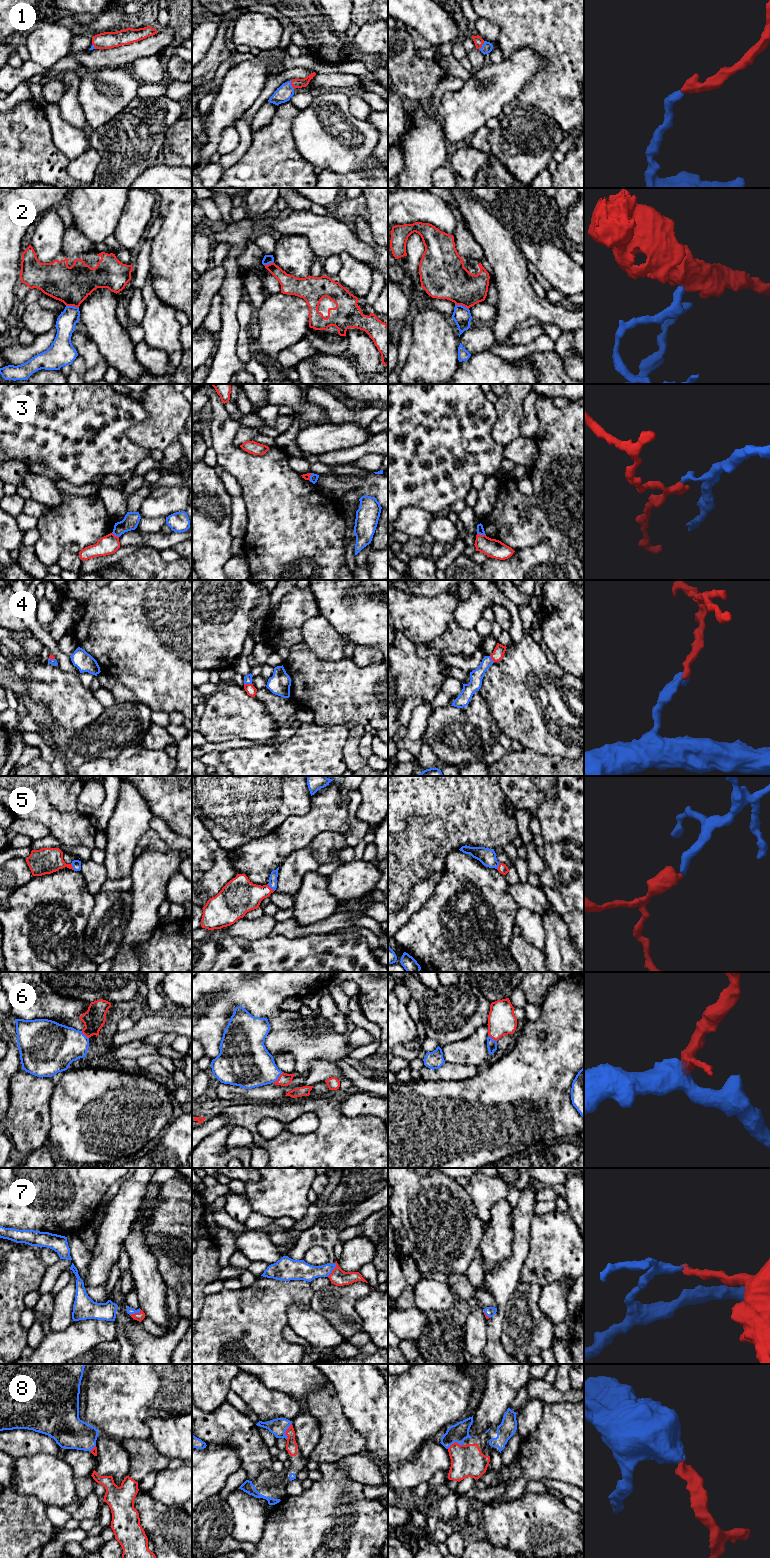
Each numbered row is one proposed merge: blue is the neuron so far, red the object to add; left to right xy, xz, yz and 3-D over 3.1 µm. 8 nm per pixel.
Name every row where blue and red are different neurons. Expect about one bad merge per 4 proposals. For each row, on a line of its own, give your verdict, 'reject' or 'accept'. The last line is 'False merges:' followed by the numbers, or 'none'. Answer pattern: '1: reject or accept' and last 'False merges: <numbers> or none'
1: accept
2: reject
3: reject
4: accept
5: accept
6: accept
7: accept
8: accept
False merges: 2, 3

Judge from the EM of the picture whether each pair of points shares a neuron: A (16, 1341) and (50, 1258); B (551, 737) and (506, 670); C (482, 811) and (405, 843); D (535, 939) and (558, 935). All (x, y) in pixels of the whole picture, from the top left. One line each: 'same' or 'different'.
A: different
B: same
C: same
D: different

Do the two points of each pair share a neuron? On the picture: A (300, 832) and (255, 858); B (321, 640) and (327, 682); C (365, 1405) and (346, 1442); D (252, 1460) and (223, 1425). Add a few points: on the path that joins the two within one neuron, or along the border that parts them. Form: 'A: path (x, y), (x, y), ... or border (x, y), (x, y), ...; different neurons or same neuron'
A: path (289, 837), (266, 854); same neuron
B: border (306, 644), (323, 659), (343, 658); different neurons
C: border (341, 1407), (349, 1423), (364, 1438), (366, 1447); different neurons
D: path (251, 1451), (232, 1432); same neuron

